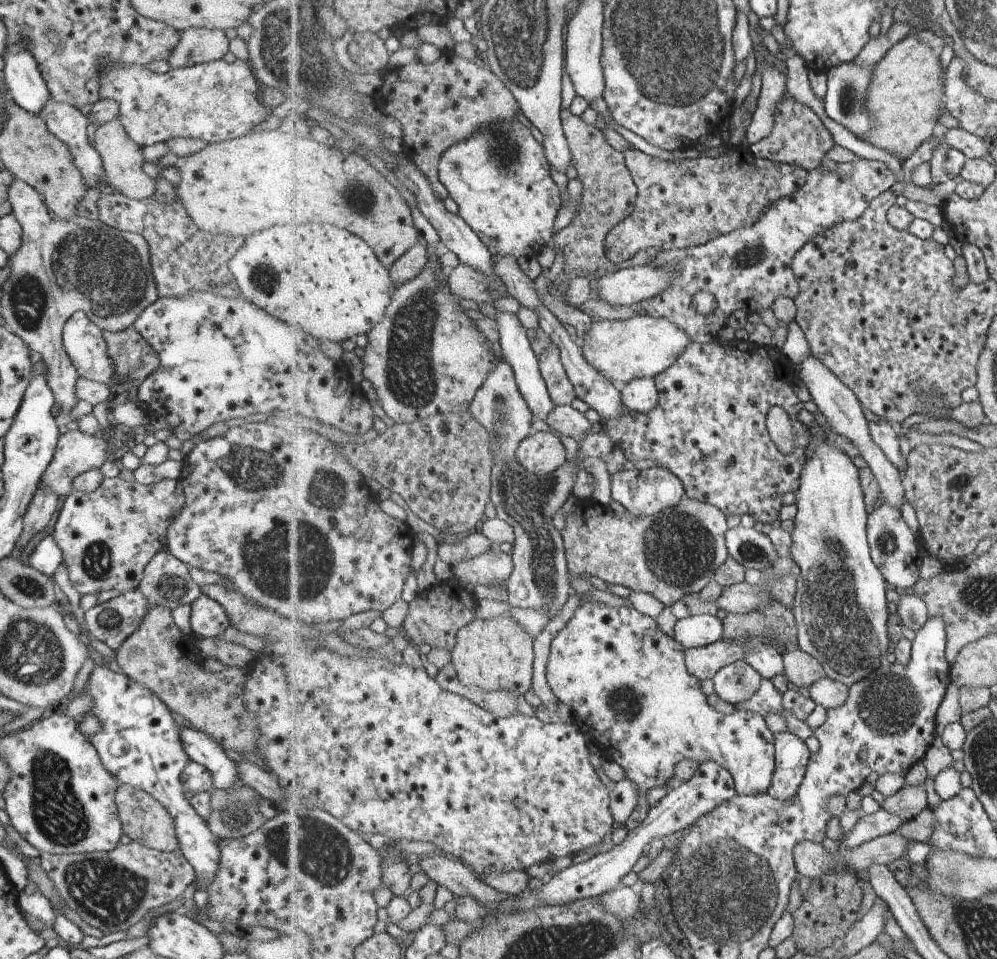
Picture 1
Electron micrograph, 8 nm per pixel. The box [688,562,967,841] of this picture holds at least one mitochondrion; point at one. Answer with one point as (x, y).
(891, 705)

